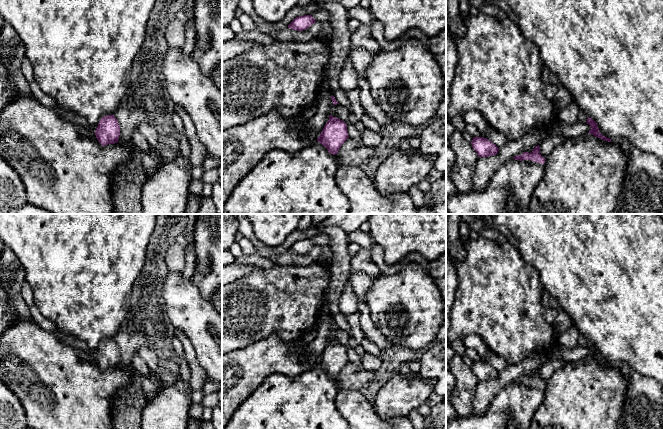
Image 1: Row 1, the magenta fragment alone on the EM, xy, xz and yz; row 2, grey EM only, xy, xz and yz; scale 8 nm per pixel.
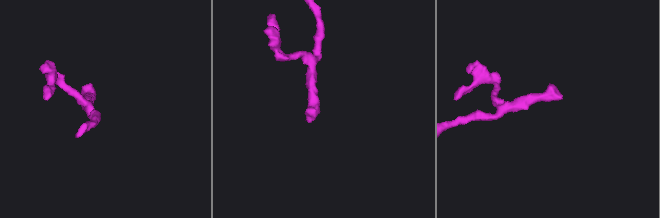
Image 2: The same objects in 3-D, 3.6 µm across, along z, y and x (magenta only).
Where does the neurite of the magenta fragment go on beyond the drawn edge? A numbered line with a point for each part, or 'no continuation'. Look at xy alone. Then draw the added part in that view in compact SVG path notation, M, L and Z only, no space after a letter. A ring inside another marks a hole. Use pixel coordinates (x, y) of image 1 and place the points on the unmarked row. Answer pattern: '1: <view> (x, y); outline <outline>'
no continuation

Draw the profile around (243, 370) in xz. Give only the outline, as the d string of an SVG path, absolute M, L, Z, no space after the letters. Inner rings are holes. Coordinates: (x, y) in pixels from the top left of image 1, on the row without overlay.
M270 336L222 357L222 429L238 407L273 374L294 377L314 368L305 347Z

